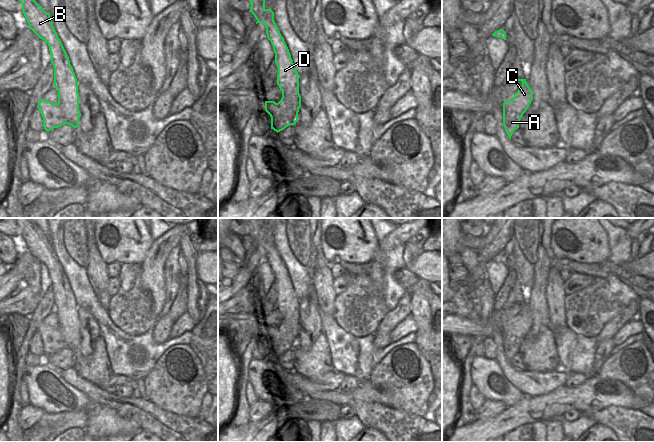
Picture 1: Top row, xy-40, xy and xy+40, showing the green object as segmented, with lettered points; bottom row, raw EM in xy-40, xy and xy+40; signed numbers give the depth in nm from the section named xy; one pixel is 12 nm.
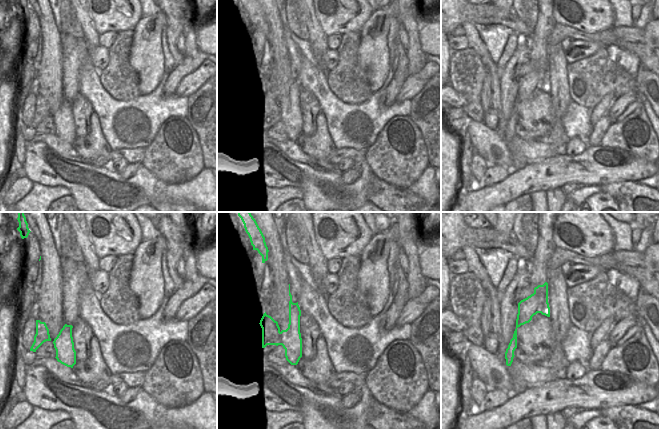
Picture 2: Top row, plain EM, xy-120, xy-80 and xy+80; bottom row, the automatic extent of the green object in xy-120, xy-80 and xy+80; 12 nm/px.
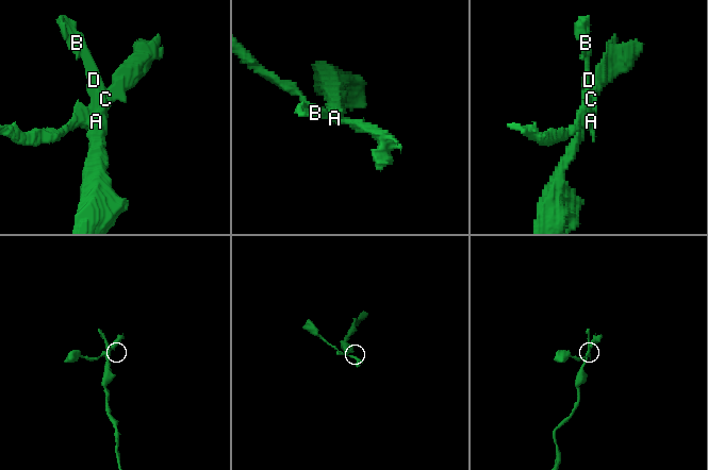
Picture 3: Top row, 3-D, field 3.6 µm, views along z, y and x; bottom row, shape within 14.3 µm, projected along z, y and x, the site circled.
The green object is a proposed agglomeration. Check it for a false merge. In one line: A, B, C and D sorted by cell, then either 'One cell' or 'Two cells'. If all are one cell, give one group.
Groups: A C / B D. Two cells.

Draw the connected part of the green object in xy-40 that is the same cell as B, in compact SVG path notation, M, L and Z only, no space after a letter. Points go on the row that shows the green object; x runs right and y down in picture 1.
M19 0L22 4L28 27L48 46L51 63L54 68L54 87L63 100L62 109L67 124L79 127L79 93L78 82L70 64L69 57L54 29L50 13L47 13L35 0Z

